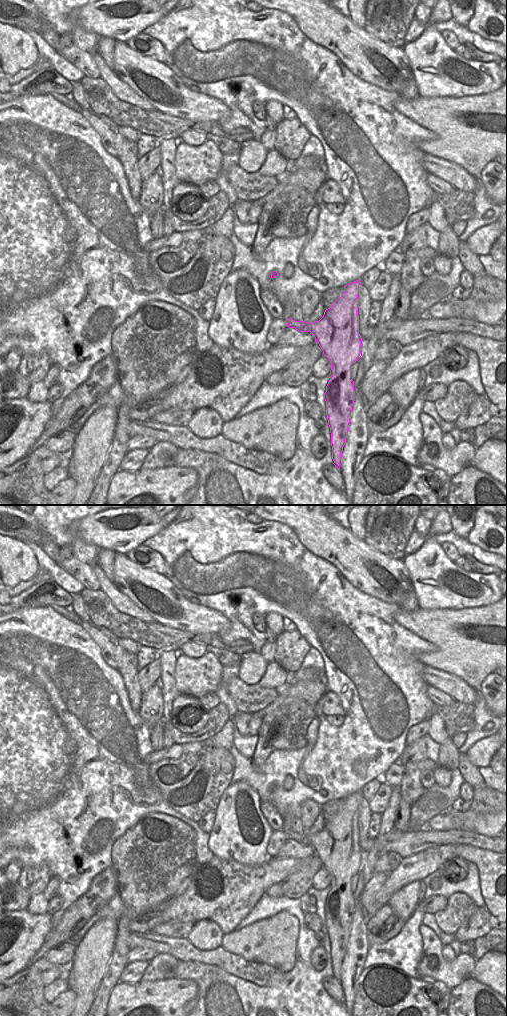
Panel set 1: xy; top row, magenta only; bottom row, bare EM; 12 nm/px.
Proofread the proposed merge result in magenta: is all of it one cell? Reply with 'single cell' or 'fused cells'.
fused cells

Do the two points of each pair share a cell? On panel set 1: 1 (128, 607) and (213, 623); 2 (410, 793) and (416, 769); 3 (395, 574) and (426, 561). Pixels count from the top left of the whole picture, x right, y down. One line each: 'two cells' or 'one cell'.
1: two cells
2: one cell
3: two cells

